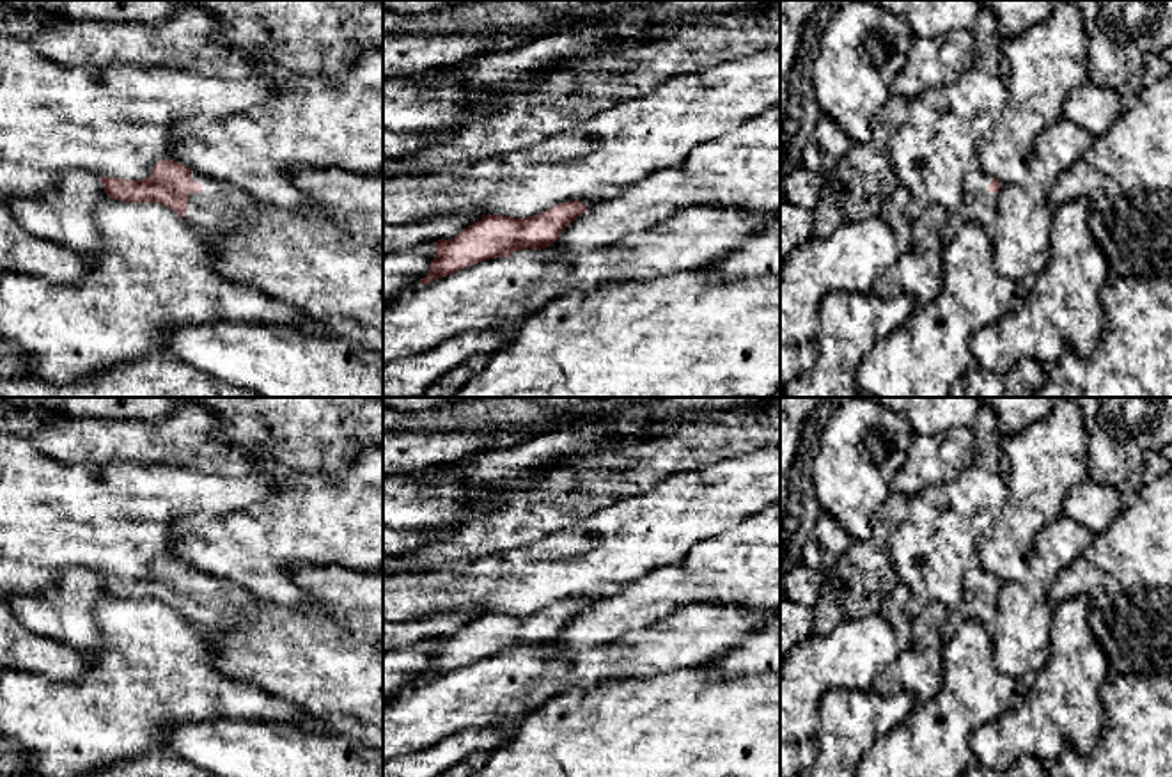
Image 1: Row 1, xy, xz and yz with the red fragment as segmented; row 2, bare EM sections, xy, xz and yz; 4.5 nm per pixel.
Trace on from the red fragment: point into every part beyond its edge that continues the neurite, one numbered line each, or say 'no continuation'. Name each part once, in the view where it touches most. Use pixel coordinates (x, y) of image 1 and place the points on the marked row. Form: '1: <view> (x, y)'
1: xy (206, 210)

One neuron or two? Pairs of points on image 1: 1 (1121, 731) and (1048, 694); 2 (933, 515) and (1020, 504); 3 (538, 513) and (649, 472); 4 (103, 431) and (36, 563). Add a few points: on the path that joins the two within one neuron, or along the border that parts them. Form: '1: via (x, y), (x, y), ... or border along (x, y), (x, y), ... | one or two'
1: border along (1105, 680), (1105, 726), (1094, 747), (1080, 754) | two
2: border along (1006, 481), (1007, 502), (1000, 510) | two
3: via (566, 488), (605, 476), (621, 476) | one
4: border along (46, 455), (66, 463), (130, 463) | two

